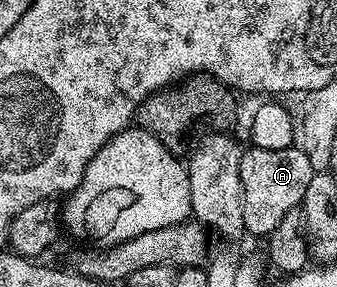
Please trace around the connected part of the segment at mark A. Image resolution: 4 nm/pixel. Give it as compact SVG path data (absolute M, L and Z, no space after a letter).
M252 145L246 146L241 153L241 164L239 165L239 177L241 178L241 188L243 189L243 225L246 232L251 236L261 235L267 237L275 229L275 225L279 225L279 221L283 221L283 217L287 217L287 213L298 210L303 201L303 193L307 193L307 185L311 185L311 177L315 174L311 161L307 161L307 153L301 151L300 146L290 145L281 149L261 149Z

